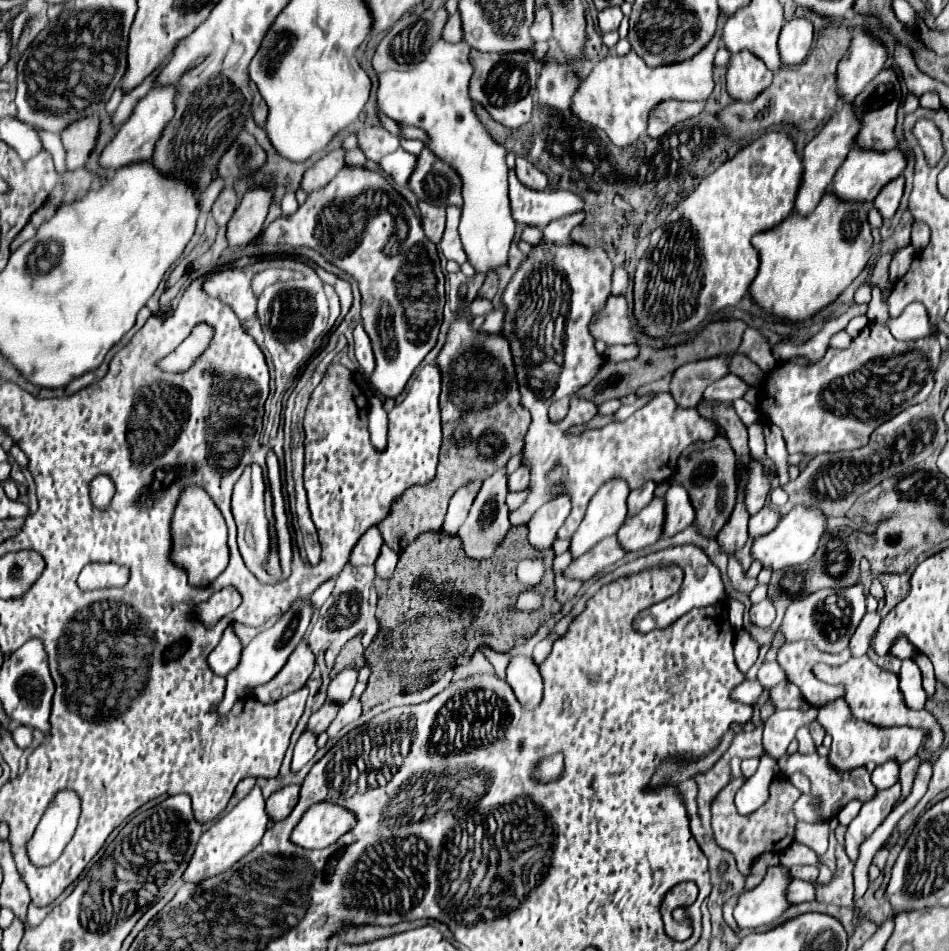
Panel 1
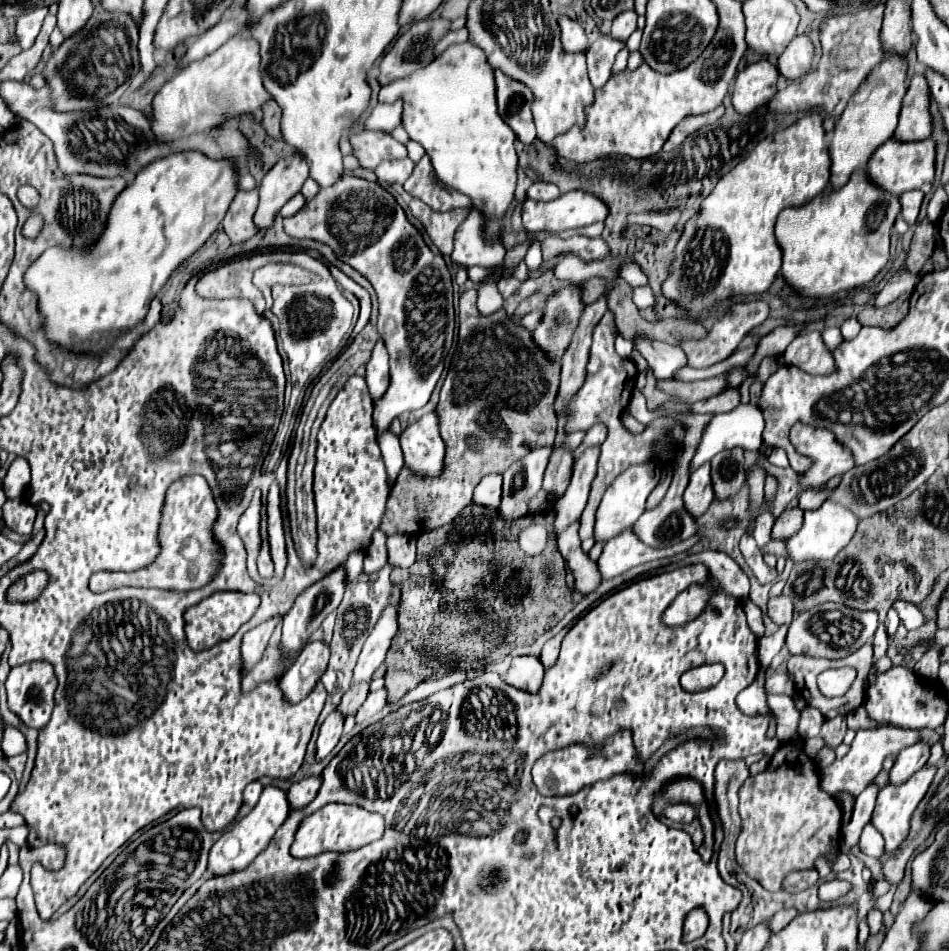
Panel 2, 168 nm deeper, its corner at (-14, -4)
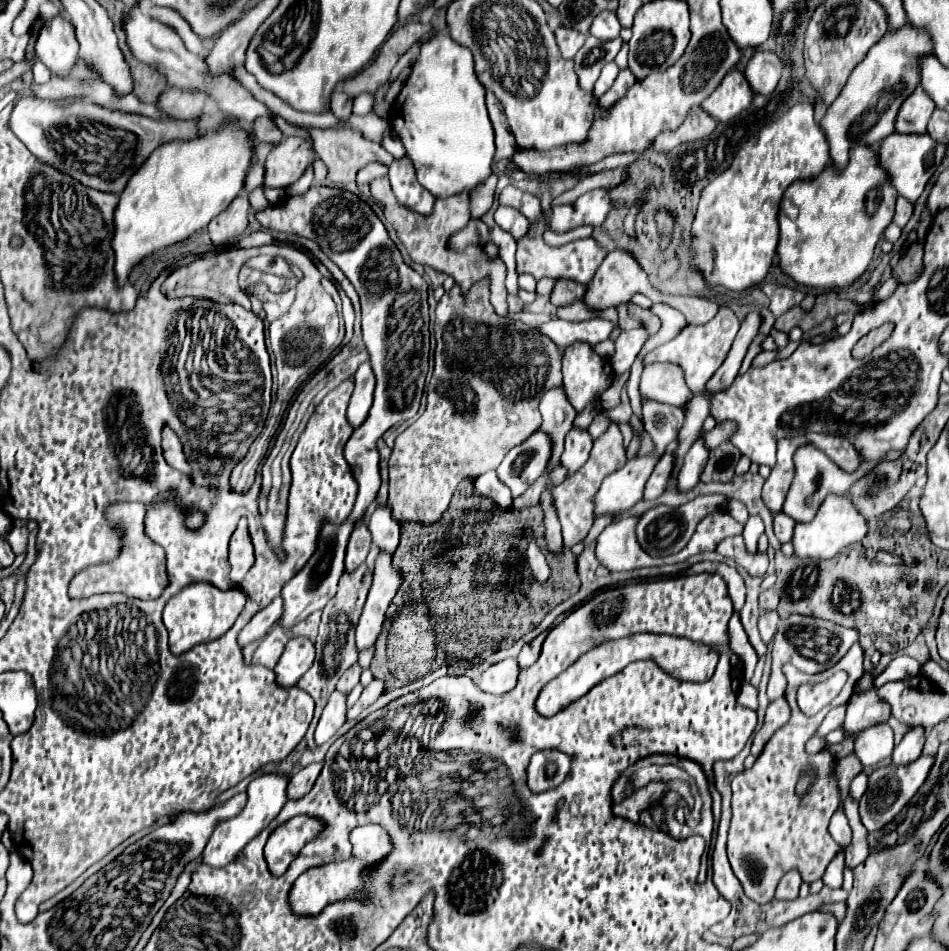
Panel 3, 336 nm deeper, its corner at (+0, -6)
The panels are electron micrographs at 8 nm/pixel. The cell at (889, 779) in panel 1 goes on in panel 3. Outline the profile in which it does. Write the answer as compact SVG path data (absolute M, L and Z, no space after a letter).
M912 727L894 747L892 765L904 765L904 763L908 765L916 761L922 755L922 747L924 747L924 727Z

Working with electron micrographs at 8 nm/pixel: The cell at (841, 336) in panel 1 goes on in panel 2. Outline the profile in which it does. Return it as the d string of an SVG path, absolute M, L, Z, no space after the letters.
M838 327L827 328L822 332L822 338L830 350L837 348L843 341L843 337Z

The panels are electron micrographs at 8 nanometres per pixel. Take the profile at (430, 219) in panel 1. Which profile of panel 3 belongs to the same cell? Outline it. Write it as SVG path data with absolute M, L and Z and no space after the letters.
M388 177L382 179L374 179L370 183L370 193L372 197L384 205L384 217L386 221L396 229L398 239L402 241L402 245L406 247L410 259L414 263L432 267L434 271L442 271L450 277L454 277L454 281L464 289L464 293L480 279L488 277L490 279L490 293L492 293L492 305L496 309L498 315L506 317L508 315L508 303L506 303L506 287L504 287L504 279L506 279L506 265L502 263L502 259L490 259L482 247L478 245L470 245L464 251L452 251L448 245L448 239L458 233L460 229L464 229L468 225L468 191L462 191L458 195L452 195L448 199L436 199L434 201L434 209L430 215L420 215L408 207L404 207L392 193L390 189L390 181Z

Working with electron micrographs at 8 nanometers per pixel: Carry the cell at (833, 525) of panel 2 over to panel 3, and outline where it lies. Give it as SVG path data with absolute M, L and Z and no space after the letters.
M828 495L824 503L820 505L816 517L810 523L796 525L792 545L798 557L810 557L810 559L832 559L838 555L844 547L850 547L864 539L868 533L868 523L860 515L860 511L854 507L852 499L848 495Z

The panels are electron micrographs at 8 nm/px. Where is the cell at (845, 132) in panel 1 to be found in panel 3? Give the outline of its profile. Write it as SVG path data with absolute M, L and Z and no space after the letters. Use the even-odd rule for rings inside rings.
M906 23L900 29L888 31L856 65L856 69L850 73L850 79L838 99L828 107L824 119L820 121L820 127L826 133L828 145L830 145L830 159L838 169L844 169L848 163L848 153L854 141L878 147L882 139L886 139L890 133L894 133L894 121L898 115L900 105L904 99L920 85L920 57L926 57L932 53L932 41L926 29L912 27ZM880 99L886 99L886 107L880 111L878 103Z

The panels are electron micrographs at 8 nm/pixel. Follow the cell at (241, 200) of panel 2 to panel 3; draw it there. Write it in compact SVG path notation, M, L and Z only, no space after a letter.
M246 195L236 197L236 201L232 201L216 219L210 221L208 233L212 243L226 245L238 235L242 235L248 227L248 211L250 211L248 197Z

